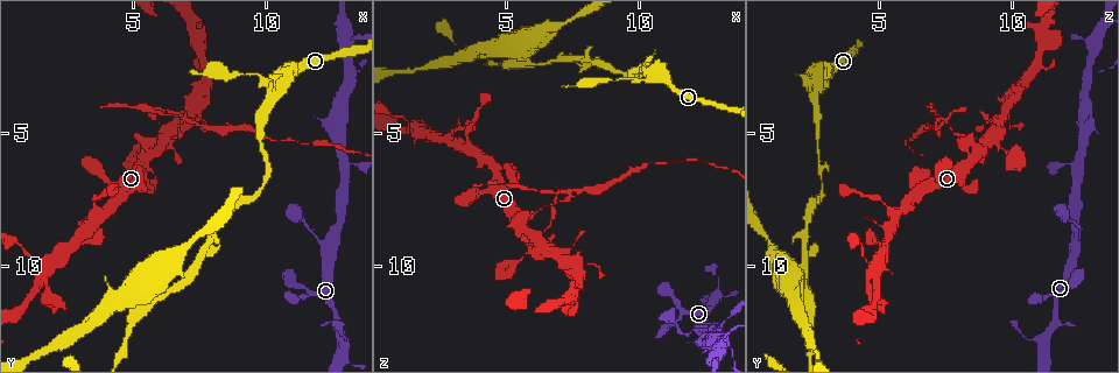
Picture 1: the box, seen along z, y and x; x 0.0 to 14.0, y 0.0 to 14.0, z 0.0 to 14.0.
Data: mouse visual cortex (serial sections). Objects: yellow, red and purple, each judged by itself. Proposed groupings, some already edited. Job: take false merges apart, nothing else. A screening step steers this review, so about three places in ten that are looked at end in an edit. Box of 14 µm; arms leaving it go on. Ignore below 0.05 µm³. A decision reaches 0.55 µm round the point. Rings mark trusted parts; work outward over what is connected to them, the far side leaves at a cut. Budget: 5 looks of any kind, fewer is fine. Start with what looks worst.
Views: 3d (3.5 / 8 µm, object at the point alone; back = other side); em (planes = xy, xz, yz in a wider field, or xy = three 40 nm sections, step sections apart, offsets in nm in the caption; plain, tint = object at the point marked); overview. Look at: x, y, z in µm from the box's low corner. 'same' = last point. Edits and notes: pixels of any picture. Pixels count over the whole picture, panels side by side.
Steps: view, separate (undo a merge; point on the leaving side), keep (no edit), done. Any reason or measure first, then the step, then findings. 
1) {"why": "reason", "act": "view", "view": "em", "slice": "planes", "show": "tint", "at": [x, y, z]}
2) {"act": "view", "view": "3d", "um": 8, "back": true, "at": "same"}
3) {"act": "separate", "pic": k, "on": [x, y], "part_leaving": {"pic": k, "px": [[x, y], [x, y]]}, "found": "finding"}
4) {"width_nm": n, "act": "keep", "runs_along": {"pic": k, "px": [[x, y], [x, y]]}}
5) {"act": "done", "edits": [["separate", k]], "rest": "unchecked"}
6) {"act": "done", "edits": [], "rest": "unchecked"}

{"why": "thick turns thin", "act": "view", "view": "3d", "um": 3.5, "back": true, "at": [10.3, 3.0, 3.0]}

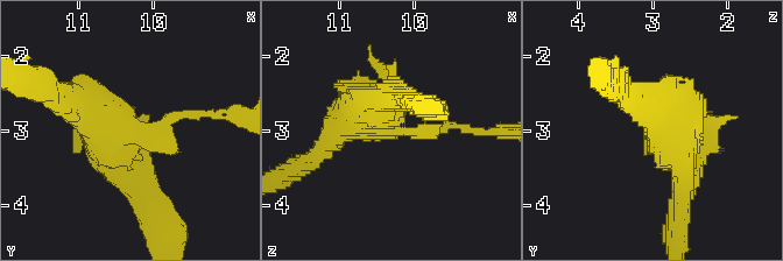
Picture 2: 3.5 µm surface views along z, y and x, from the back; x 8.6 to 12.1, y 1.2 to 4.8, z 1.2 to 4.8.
{"why": "need the tissue", "act": "view", "view": "em", "slice": "xy", "step": 5, "show": "tint", "at": [10.30, 3.05, 3.00]}

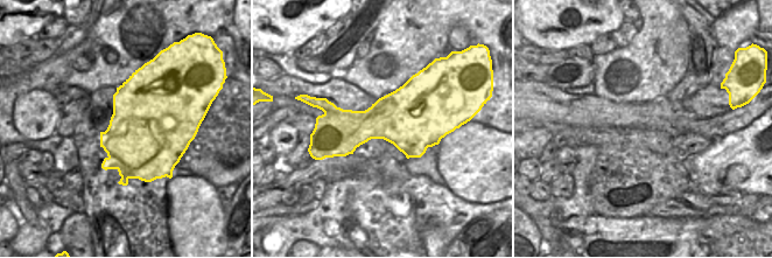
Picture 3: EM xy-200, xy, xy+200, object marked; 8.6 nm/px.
{"act": "separate", "pic": 2, "on": [210, 113], "part_leaving": {"pic": 2, "px": [[166, 122], [202, 112], [241, 115]]}, "found": "a second cell is stuck on"}

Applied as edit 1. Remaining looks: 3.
{"why": "sharp bend", "act": "view", "view": "3d", "um": 3.5, "at": [6.0, 5.5, 9.0]}

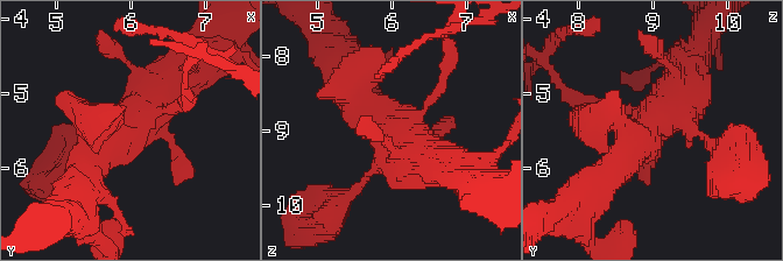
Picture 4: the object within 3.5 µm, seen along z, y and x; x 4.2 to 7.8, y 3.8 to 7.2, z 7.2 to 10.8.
{"act": "view", "view": "em", "slice": "xy", "step": 3, "show": "tint", "at": [6.05, 5.40, 9.00]}

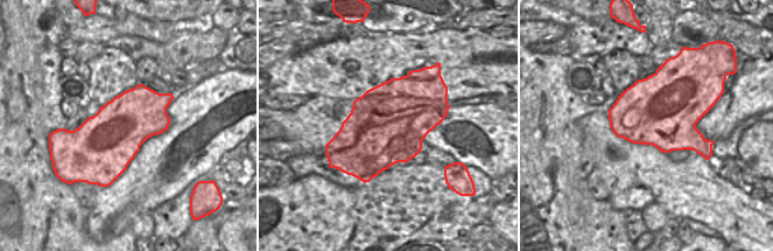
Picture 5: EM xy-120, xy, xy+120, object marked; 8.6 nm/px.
{"act": "separate", "pic": 4, "on": [591, 98], "part_leaving": {"pic": 4, "px": [[425, 105], [443, 86], [446, 30]]}, "found": "two cells meet here"}

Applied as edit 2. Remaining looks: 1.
{"act": "done", "edits": [["separate", 2], ["separate", 4]], "rest": "unchecked"}

